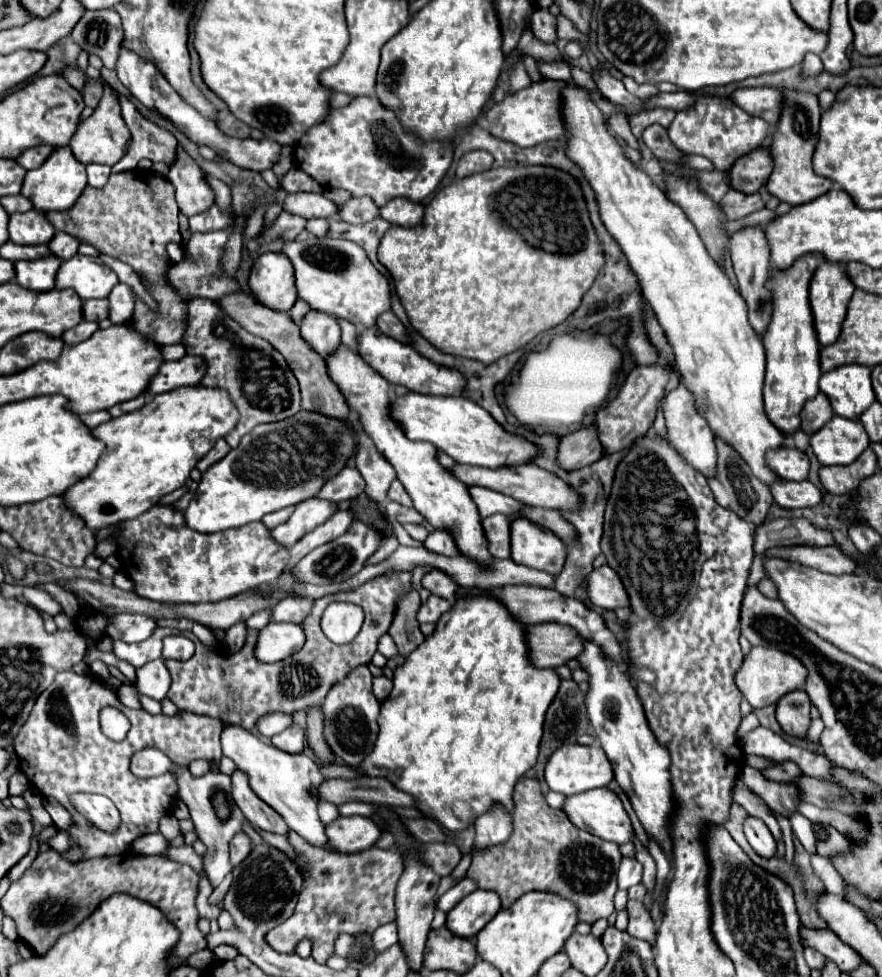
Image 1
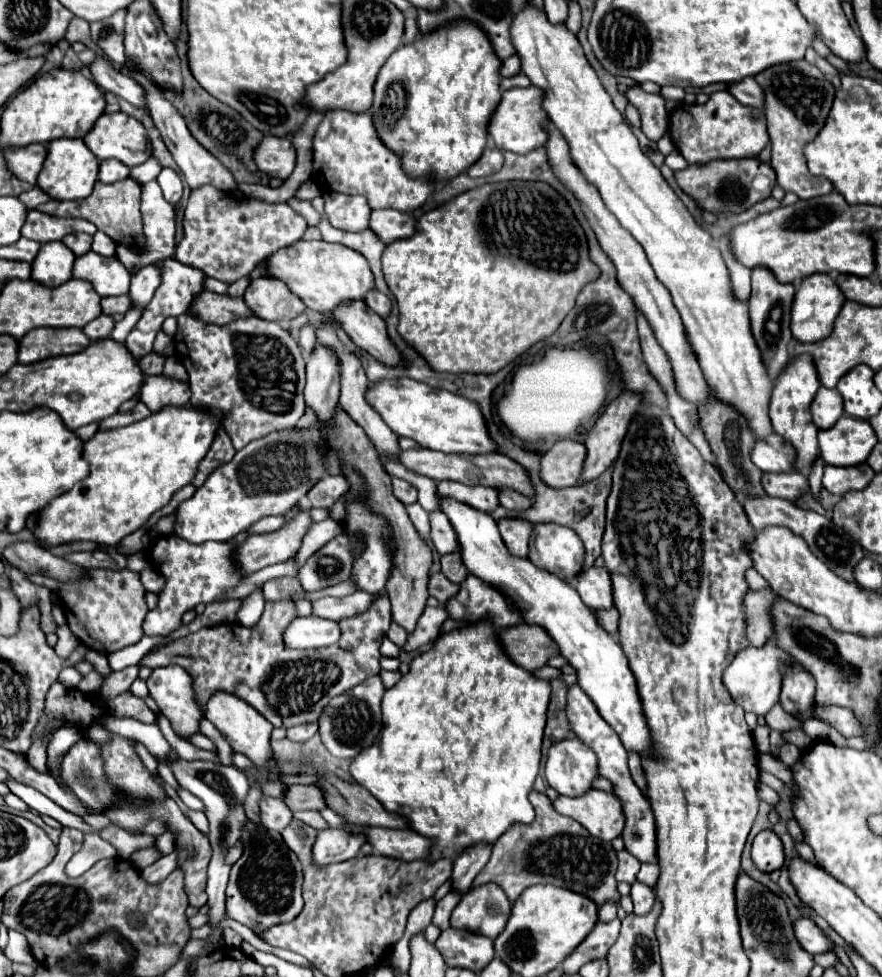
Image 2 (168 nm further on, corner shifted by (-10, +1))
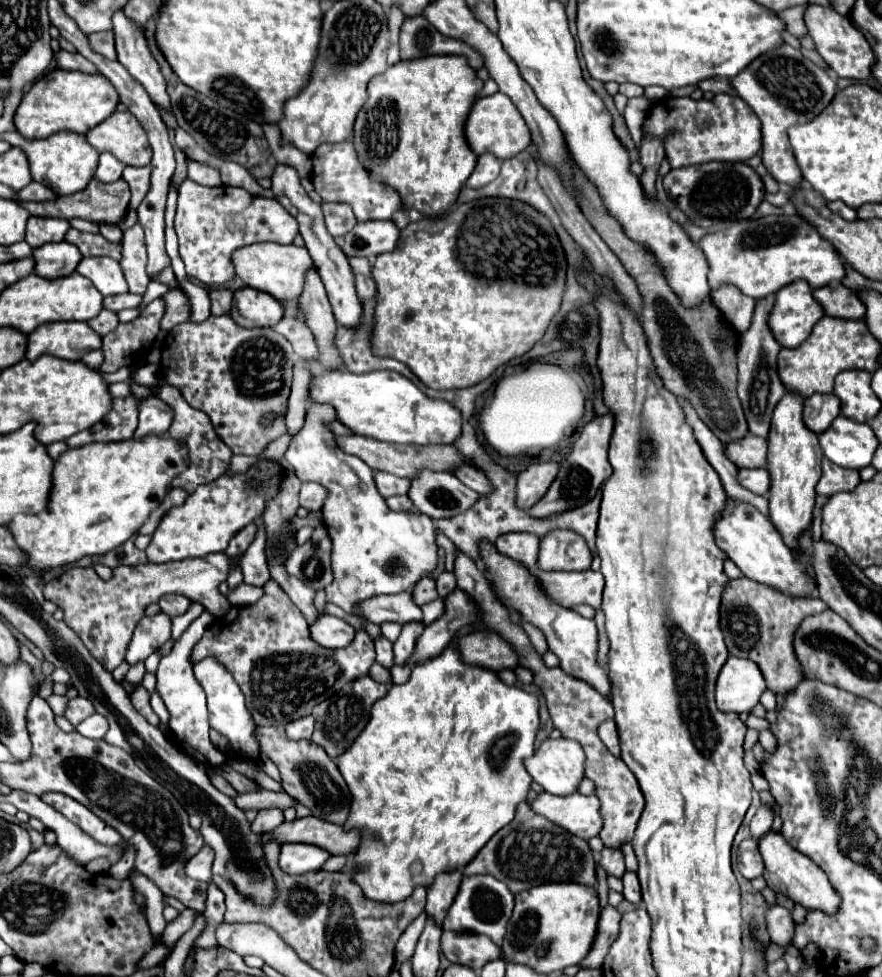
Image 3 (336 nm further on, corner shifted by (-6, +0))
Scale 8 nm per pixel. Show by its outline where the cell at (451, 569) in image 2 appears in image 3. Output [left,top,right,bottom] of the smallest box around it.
[437,571,457,599]

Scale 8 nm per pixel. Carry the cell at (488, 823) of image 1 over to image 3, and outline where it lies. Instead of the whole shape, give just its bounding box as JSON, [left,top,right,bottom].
[425,871,463,927]

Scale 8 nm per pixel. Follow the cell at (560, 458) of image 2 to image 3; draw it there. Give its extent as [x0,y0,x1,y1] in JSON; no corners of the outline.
[515,463,559,509]

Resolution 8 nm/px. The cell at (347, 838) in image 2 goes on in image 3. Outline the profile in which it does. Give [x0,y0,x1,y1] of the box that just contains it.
[279,843,329,873]

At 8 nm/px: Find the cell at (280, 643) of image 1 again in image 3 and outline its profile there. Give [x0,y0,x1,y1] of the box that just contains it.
[311,615,355,649]

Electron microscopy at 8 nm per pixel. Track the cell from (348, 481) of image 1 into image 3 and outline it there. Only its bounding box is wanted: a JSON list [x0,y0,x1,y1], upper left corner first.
[299,483,325,511]

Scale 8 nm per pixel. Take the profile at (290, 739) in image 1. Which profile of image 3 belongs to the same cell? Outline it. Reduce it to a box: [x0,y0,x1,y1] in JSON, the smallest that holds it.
[285,715,313,739]

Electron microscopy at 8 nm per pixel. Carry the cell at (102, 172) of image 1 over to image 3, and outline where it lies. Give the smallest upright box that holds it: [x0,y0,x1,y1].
[95,153,125,183]

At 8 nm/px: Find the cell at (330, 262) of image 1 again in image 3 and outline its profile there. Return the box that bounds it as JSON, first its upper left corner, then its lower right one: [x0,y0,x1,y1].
[231,243,313,301]

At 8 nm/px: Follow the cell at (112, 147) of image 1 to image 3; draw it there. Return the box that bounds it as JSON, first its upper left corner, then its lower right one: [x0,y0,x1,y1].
[87,111,151,167]

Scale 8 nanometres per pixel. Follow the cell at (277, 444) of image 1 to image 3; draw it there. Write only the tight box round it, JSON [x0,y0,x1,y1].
[145,461,281,563]

